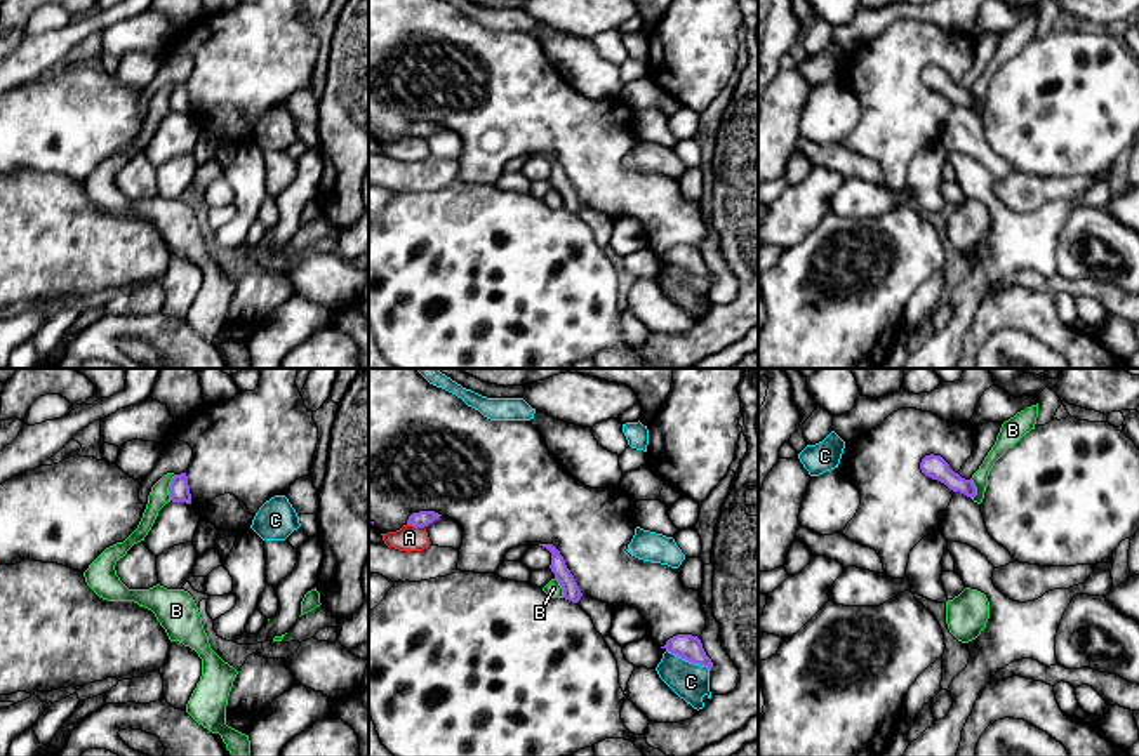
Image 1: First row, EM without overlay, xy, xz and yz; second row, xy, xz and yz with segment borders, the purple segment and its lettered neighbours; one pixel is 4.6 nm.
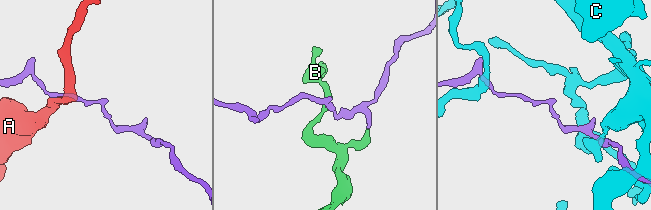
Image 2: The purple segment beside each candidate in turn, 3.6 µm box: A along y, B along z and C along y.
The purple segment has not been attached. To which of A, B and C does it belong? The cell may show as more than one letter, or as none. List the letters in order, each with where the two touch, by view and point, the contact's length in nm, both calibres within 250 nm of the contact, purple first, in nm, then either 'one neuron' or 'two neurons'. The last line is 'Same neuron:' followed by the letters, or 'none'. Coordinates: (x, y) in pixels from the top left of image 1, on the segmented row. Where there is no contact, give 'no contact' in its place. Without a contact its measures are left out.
A: meets purple in xz at (416, 525); contact 80 nm long; 80 nm thick on the purple side, 120 nm on the other; two neurons
B: meets purple in xy at (169, 487); contact 120 nm long; 100 nm thick on the purple side, 90 nm on the other; one neuron
C: meets purple in xz at (689, 661); contact 220 nm long; 120 nm thick on the purple side, 180 nm on the other; two neurons
Same neuron: B

